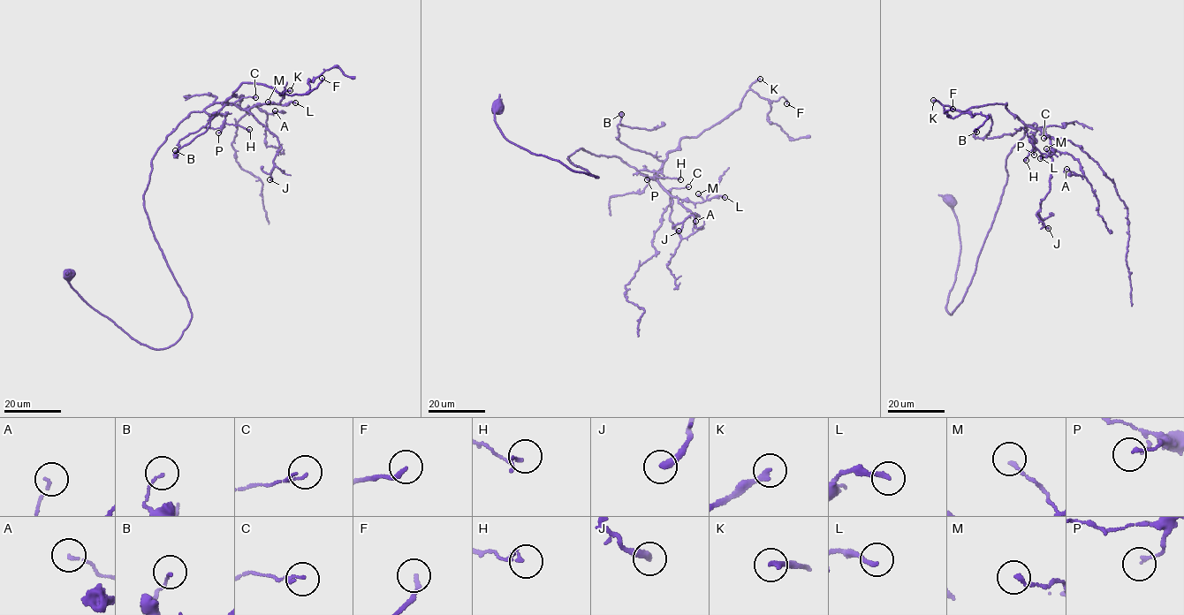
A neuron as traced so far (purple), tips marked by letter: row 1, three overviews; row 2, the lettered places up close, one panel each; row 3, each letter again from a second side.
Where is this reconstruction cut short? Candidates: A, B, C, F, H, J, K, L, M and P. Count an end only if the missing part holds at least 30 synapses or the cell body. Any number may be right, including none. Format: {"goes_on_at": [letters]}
{"goes_on_at": ["K"]}

